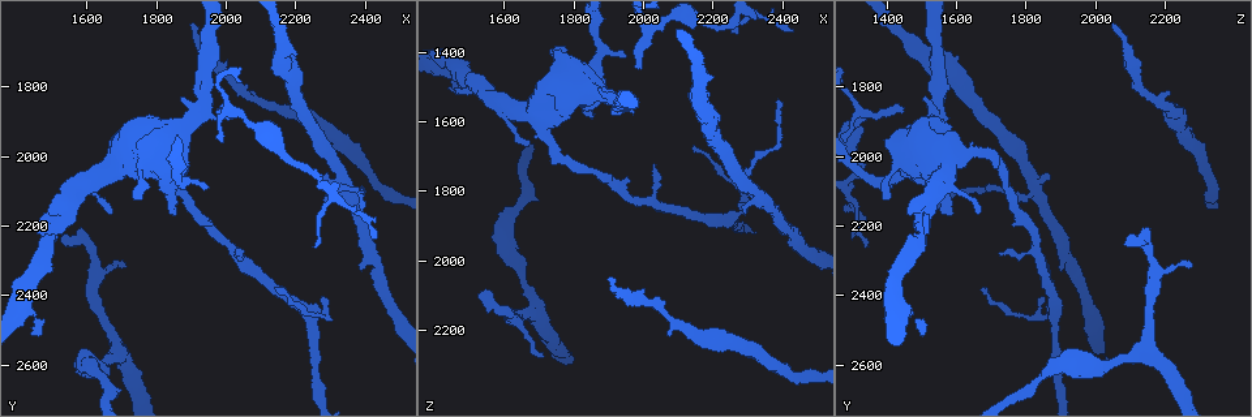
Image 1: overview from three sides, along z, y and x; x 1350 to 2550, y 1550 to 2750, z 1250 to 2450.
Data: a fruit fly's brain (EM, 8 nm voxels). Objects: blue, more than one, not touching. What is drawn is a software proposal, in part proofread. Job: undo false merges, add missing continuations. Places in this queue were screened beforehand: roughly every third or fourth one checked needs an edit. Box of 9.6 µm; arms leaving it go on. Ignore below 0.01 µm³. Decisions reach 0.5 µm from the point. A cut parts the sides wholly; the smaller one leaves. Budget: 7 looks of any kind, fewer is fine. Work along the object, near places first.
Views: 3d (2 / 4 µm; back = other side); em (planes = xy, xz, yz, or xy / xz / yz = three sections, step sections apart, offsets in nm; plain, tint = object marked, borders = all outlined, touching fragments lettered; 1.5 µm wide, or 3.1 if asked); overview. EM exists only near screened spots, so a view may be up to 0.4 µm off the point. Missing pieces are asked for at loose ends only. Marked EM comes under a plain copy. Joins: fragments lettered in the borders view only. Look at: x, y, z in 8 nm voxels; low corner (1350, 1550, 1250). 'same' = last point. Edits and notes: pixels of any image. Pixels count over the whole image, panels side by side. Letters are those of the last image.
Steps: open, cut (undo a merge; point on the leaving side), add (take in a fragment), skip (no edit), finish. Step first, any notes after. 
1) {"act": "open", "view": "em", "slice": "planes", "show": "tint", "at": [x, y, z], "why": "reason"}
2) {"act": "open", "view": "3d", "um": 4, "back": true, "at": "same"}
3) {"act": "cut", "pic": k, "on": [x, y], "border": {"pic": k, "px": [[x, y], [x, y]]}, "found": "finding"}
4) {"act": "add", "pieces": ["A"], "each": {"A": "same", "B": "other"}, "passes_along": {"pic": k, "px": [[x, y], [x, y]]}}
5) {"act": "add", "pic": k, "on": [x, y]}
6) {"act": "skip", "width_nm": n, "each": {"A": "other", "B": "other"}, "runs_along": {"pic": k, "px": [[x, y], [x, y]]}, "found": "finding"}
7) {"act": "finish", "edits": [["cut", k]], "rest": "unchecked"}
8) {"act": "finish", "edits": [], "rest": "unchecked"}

{"act": "open", "view": "em", "slice": "planes", "show": "borders", "at": [2170, 1860, 2220], "why": "thick turns thin"}

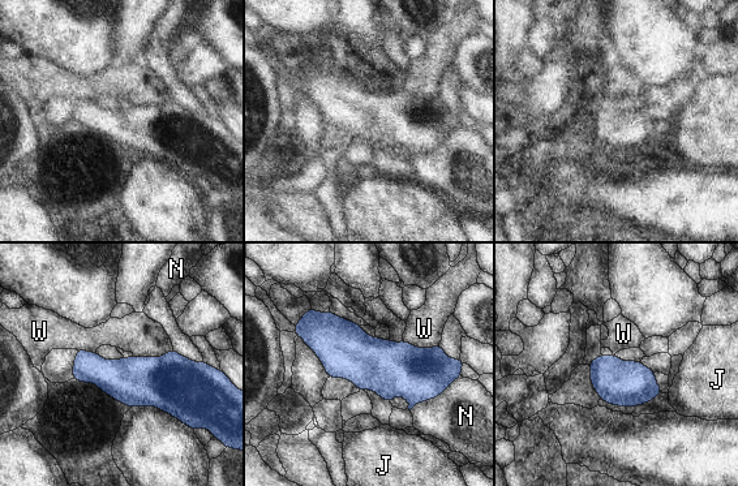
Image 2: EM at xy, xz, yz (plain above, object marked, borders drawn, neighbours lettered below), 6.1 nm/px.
{"act": "skip", "each": {"J": "other", "N": "other", "W": "other"}, "border": {"pic": 2, "px": [[172, 348], [161, 356], [133, 356]]}, "found": "one neuron here"}

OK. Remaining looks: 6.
{"act": "open", "view": "em", "slice": "planes", "show": "borders", "at": [2290, 2410, 1860], "why": "an open end"}

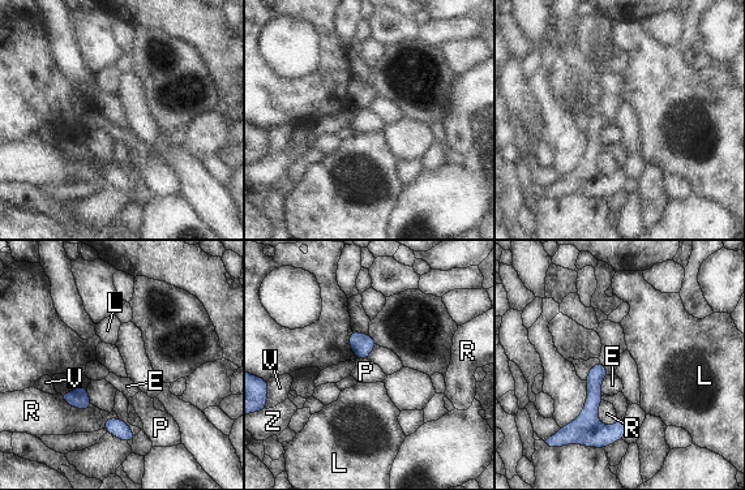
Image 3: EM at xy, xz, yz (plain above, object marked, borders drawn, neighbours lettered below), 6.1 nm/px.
{"act": "skip", "longest_contact_nm": ["R", 180], "each": {"E": "other", "L": "other", "P": "other", "R": "other", "V": "other", "Z": "other"}, "runs_along": {"pic": 3, "px": [[598, 366], [592, 426], [607, 442]]}, "found": "none of them fits"}

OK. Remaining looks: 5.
{"act": "open", "view": "em", "um": 3.1, "slice": "xy", "step": 16, "show": "borders", "at": [1670, 2150, 1650], "why": "thin end"}

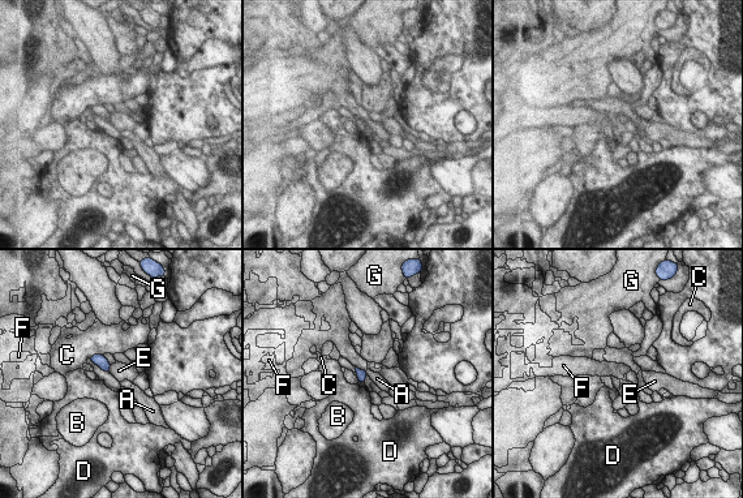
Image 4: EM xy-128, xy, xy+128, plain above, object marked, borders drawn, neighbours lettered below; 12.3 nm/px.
{"act": "skip", "each": {"A": "other", "B": "other", "C": "other", "D": "other", "E": "other", "F": "other", "G": "other"}, "border": {"pic": 4, "px": [[111, 365], [110, 373]]}, "found": "none of them fits"}

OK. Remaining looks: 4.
{"act": "finish", "edits": [], "rest": "unchecked"}

